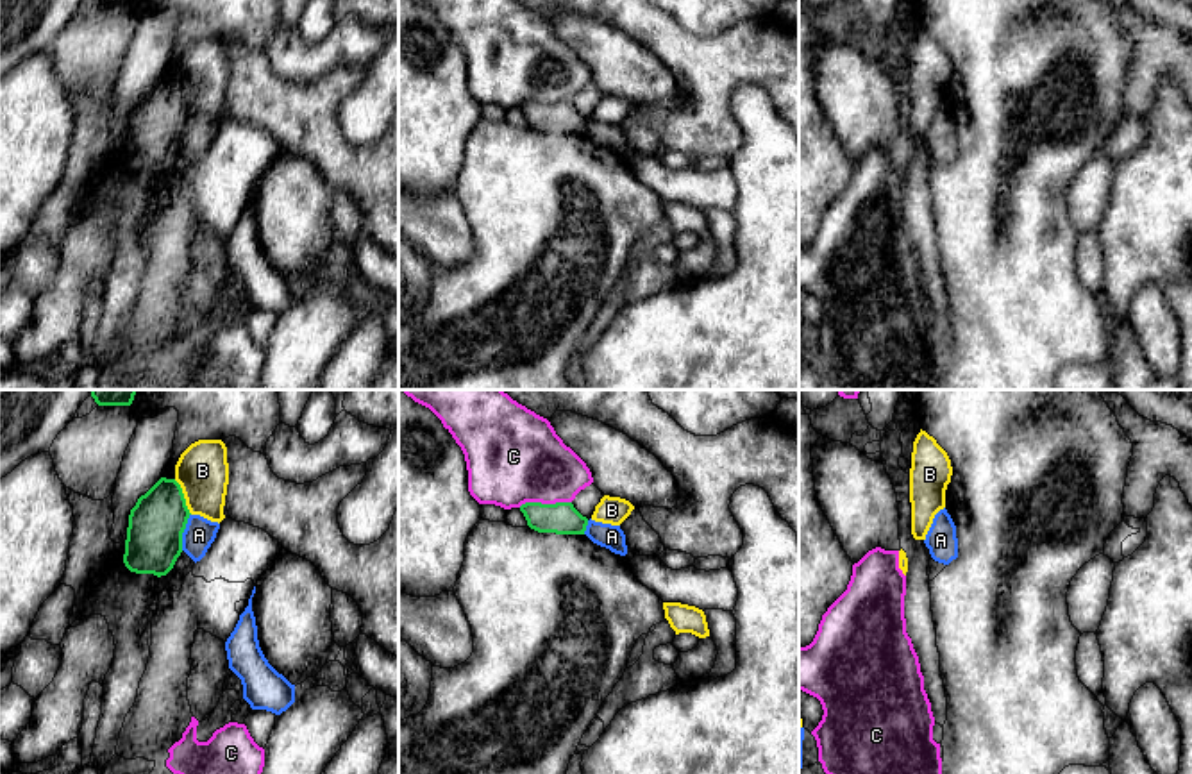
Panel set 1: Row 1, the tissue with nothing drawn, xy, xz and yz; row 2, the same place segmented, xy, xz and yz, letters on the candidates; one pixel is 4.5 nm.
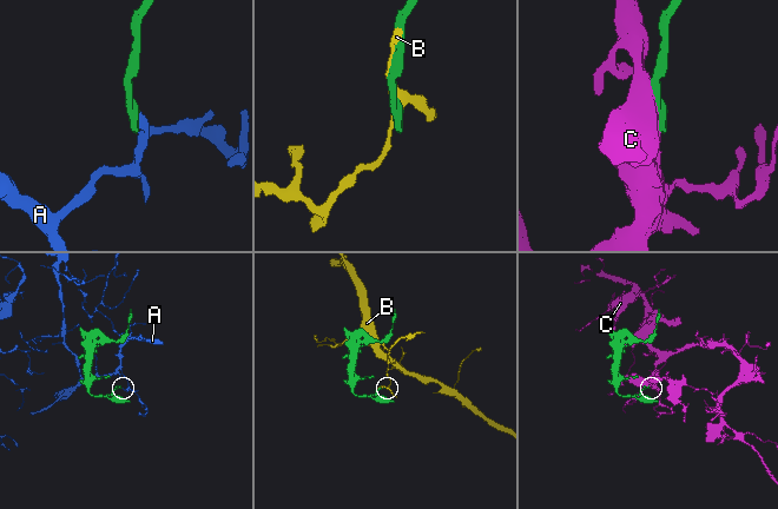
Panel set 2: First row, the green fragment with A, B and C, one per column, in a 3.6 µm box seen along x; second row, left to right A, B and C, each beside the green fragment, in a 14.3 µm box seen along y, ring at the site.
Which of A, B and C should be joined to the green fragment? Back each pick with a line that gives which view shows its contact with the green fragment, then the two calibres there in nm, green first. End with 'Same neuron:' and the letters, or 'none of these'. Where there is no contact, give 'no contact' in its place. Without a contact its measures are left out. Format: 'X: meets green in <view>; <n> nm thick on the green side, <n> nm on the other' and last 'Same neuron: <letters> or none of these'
Same neuron: none of these

